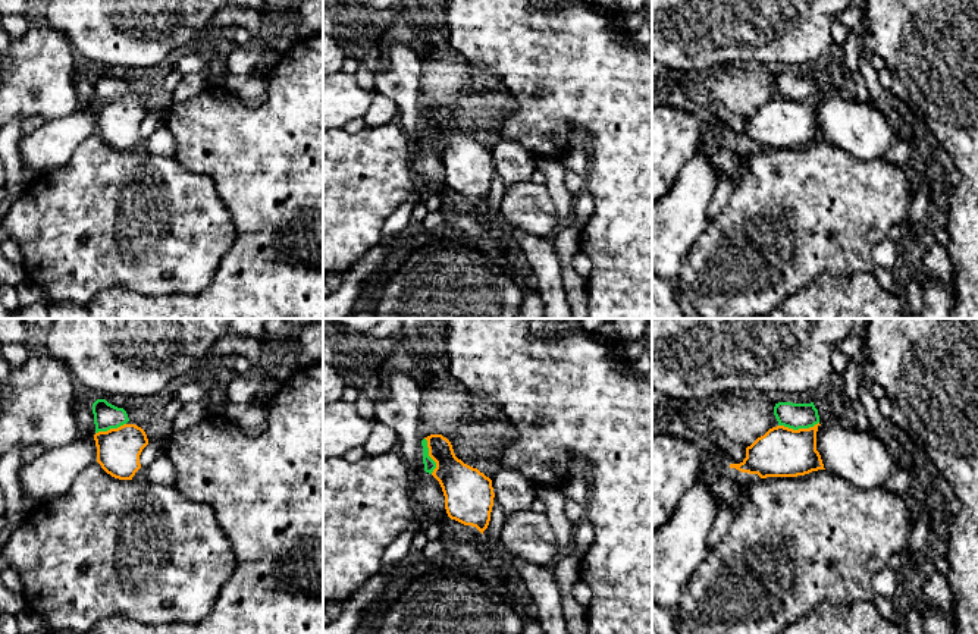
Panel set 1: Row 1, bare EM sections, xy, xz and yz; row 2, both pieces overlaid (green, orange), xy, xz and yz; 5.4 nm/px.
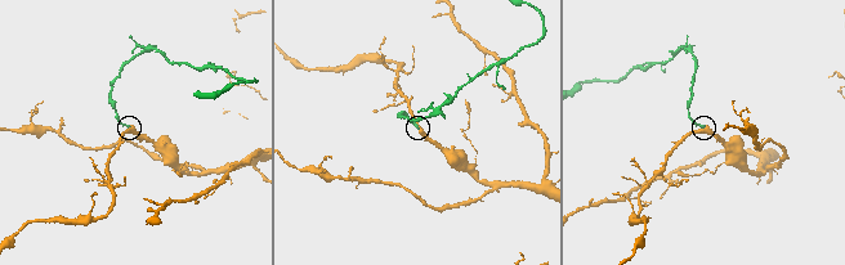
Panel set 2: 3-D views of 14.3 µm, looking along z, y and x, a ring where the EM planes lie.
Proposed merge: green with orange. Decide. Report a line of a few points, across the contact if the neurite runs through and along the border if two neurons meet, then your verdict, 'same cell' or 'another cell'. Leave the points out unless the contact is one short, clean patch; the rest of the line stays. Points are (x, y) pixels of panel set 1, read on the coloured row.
line yz (795, 416), (798, 429), (795, 439), (781, 452); same cell

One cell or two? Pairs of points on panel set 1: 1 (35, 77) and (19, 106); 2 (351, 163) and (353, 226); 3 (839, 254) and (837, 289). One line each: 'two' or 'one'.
1: one
2: one
3: two

